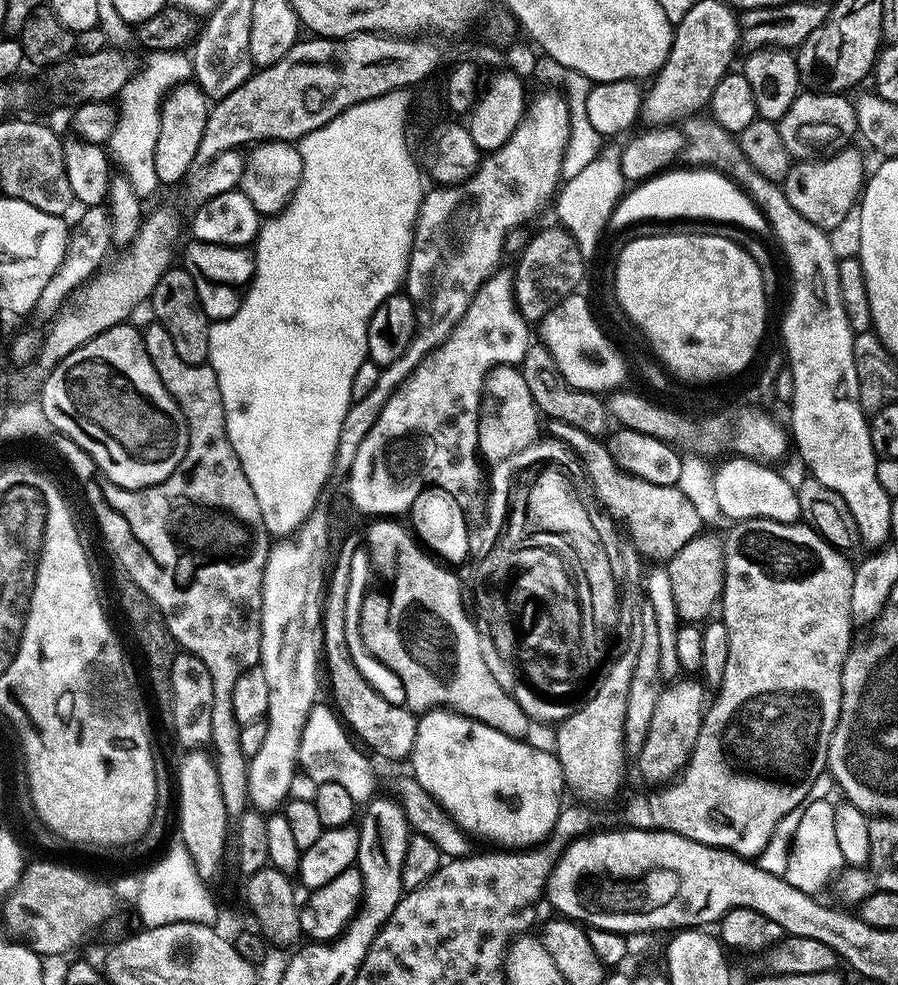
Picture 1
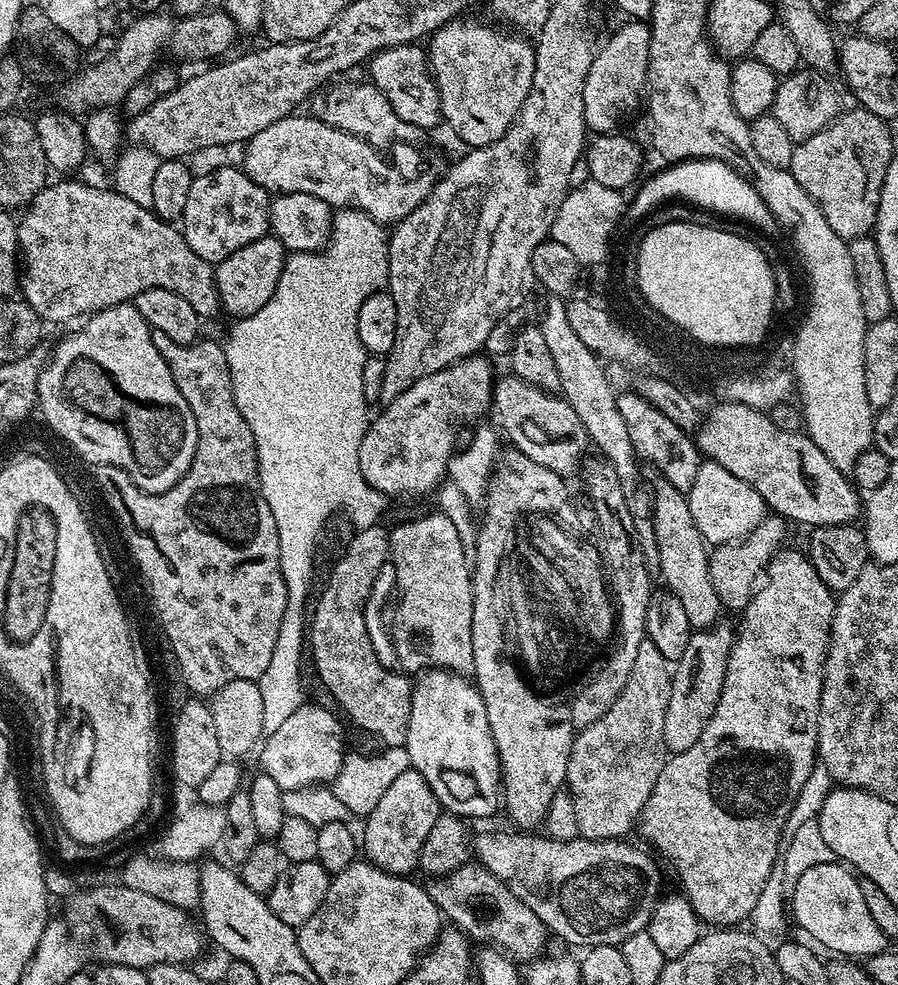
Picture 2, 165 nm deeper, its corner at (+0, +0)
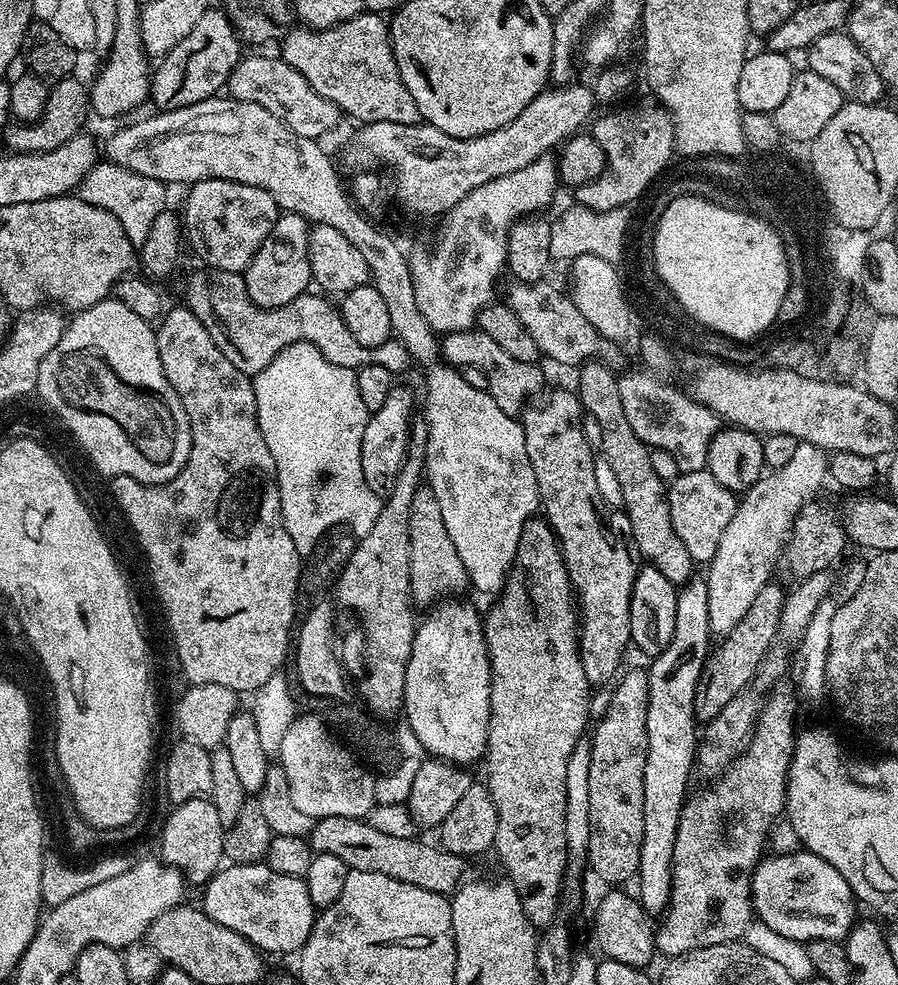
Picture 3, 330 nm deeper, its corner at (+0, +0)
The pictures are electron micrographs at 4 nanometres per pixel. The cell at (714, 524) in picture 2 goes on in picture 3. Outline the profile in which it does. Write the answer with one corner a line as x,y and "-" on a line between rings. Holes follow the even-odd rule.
708,471
680,472
667,485
668,505
670,506
670,522
674,532
690,550
690,558
697,565
707,565
718,550
718,542
722,542
722,534
726,534
726,526
730,526
730,518
734,518
738,503
737,493
726,490
718,478

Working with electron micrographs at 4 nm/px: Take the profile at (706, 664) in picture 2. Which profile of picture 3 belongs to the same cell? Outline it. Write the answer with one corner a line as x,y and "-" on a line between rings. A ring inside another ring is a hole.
776,582
762,586
762,590
758,590
758,595
754,597
750,610
746,610
734,630
730,630
727,636
711,649
708,659
704,661
704,673
700,675
696,687
694,710
697,721
713,720
722,710
722,706
726,706
726,702
733,700
739,692
745,691
751,685
748,684
751,680
757,679
760,663
777,639
785,595
785,589
780,589

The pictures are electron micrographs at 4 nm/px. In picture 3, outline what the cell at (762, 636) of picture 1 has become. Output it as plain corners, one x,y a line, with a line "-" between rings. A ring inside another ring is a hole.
776,692
769,700
767,697
748,746
740,757
733,760
709,788
702,789
697,796
696,793
689,795
678,822
678,838
674,842
672,897
667,912
659,921
661,924
655,929
656,950
661,957
681,956
702,946
718,946
722,942
740,940
748,925
753,923
752,872
762,859
760,851
768,844
768,832
784,812
788,767
797,731
796,704
791,694

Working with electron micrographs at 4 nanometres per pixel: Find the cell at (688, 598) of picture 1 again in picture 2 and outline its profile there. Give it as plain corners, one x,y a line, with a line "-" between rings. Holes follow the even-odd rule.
775,514
765,515
764,521
743,540
734,544
718,544
711,549
708,557
710,566
710,582
714,582
714,591
718,593
721,605
735,614
743,613
752,594
758,587
762,573
767,569
772,557
785,547
784,539
788,536
789,521
-
760,576
760,577
759,577
-
757,579
757,580
756,580

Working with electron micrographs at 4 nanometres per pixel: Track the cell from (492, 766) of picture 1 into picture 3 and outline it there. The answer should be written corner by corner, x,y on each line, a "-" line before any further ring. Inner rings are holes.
445,598
431,609
432,612
423,621
416,625
414,642
410,650
410,662
406,666
406,686
404,687
404,706
402,709
403,719
408,719
408,728
412,731
412,736
425,748
429,757
437,760
447,760
457,766
472,766
475,760
483,761
488,750
488,723
490,722
490,658
488,657
488,647
484,637
484,622
481,613
476,613
468,604
463,604
460,598

